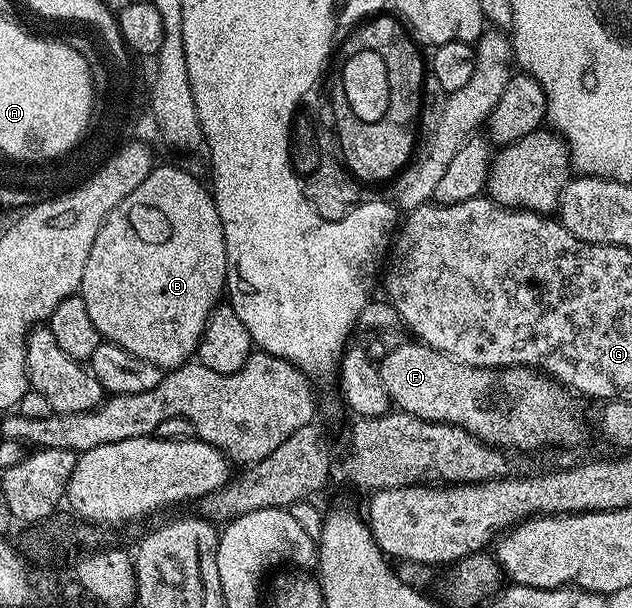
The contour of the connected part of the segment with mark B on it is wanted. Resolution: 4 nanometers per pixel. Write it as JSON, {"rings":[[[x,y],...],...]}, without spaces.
{"rings":[[[157,164],[151,173],[110,211],[110,215],[102,223],[98,235],[94,239],[94,247],[90,247],[90,259],[86,259],[86,271],[82,271],[82,283],[80,284],[79,297],[86,303],[86,311],[90,314],[90,320],[94,322],[94,327],[98,327],[101,338],[105,342],[122,347],[130,351],[143,361],[154,363],[162,371],[171,371],[185,364],[195,354],[200,346],[200,336],[204,334],[204,328],[208,322],[208,317],[213,309],[221,304],[226,293],[228,283],[228,256],[226,255],[226,239],[222,235],[222,219],[218,219],[216,201],[212,197],[209,186],[204,185],[192,173],[187,173],[184,169],[179,169],[176,165]]]}

